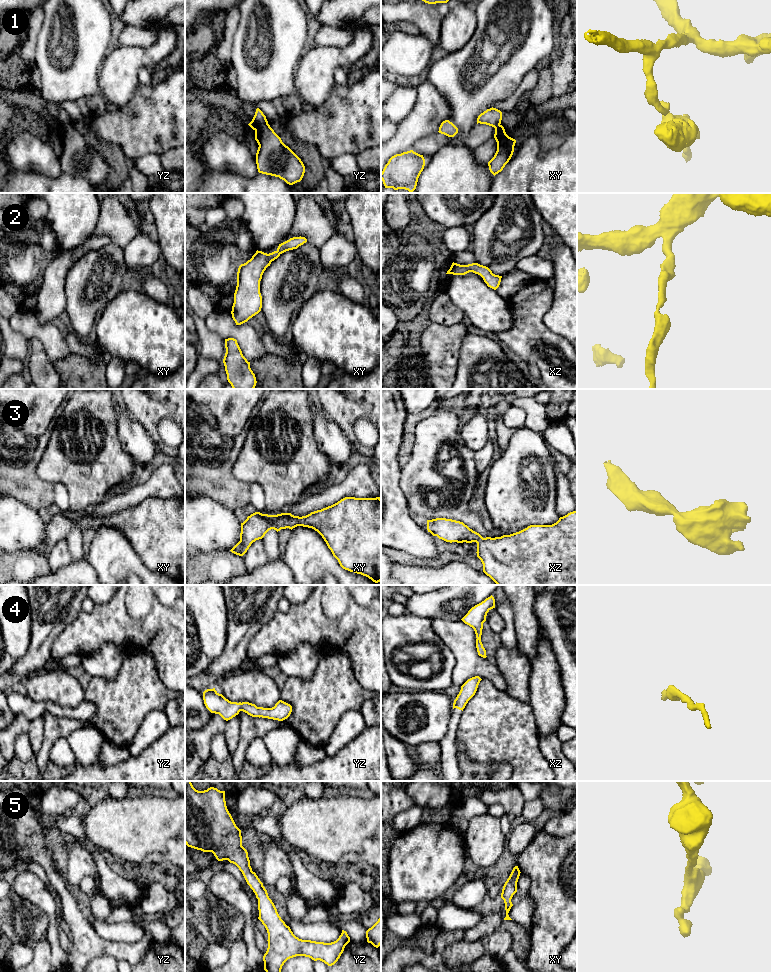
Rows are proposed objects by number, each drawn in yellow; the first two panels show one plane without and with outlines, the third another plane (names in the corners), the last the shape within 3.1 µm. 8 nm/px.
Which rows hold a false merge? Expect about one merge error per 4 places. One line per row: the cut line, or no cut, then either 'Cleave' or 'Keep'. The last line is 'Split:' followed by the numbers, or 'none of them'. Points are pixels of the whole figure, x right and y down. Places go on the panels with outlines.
1: Split along yz (267, 122), (255, 130). Cleave
2: No split. Keep
3: No split. Keep
4: No split. Keep
5: No split. Keep
Split: 1

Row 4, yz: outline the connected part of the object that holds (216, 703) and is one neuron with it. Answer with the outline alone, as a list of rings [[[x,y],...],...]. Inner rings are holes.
[[[215,688],[205,690],[203,692],[203,700],[206,708],[211,713],[219,714],[226,721],[238,715],[240,711],[252,717],[278,721],[287,719],[292,712],[292,706],[282,700],[279,700],[272,708],[257,707],[249,702],[231,702],[222,694],[219,694]]]

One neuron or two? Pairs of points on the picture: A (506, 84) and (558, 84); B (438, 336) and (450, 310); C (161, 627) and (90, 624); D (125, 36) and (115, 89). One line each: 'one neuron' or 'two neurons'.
A: two neurons
B: two neurons
C: one neuron
D: two neurons

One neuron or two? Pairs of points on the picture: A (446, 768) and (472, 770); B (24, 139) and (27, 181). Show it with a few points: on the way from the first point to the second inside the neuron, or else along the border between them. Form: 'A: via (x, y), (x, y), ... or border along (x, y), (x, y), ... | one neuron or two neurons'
A: border along (456, 746), (456, 759), (460, 770) | two neurons
B: border along (10, 164), (18, 170), (35, 171), (49, 176) | two neurons

